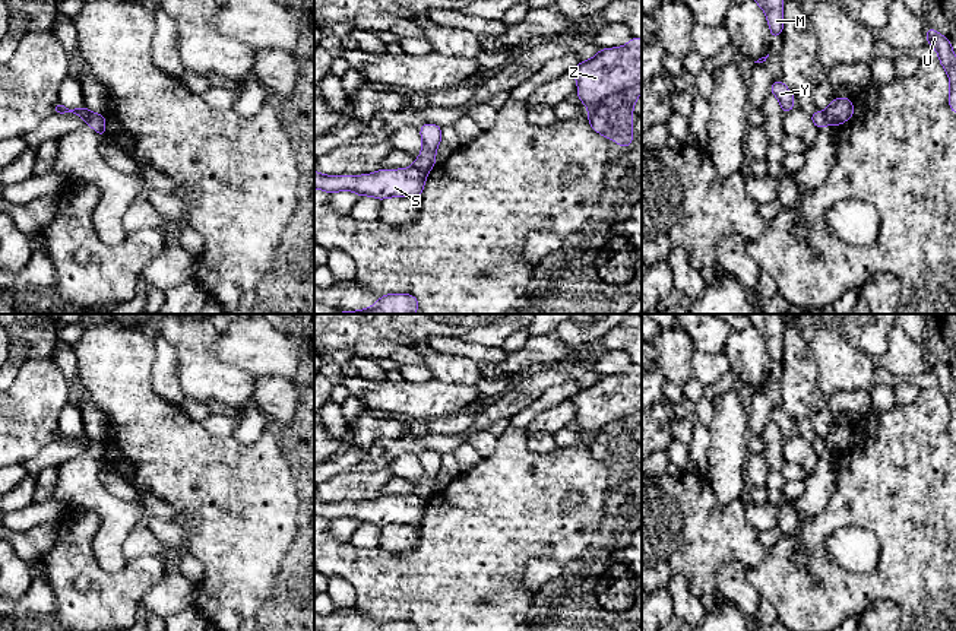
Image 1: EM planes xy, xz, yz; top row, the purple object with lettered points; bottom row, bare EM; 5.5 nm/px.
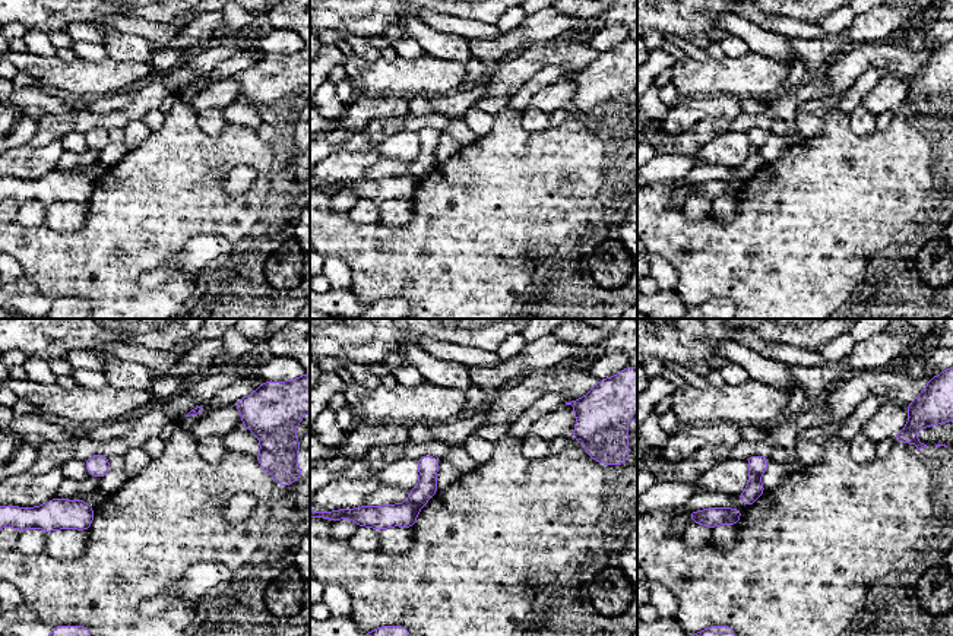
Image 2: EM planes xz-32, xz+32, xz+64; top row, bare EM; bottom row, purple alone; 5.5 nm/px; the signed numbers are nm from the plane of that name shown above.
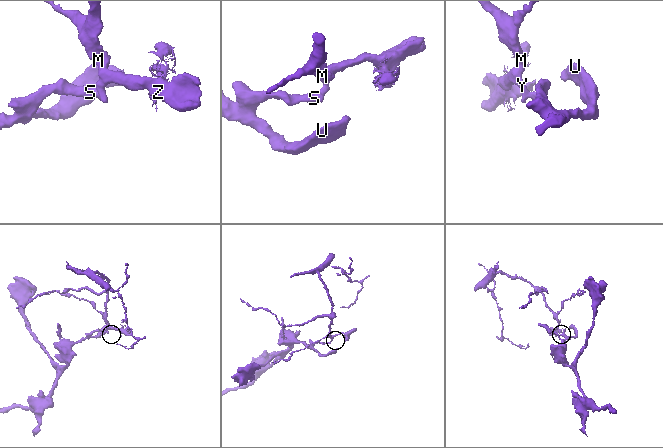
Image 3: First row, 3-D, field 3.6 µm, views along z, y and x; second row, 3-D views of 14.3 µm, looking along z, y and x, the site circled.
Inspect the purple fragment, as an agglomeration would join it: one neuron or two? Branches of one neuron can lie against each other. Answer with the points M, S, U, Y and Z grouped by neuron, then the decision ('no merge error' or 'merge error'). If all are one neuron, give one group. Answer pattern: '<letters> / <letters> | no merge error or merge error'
M Y Z / S U | merge error

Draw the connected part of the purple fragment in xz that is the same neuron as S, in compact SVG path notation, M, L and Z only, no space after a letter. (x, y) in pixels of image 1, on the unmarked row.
M417 494L403 497L379 497L367 502L322 502L314 497L314 516L326 520L351 517L358 523L420 526L427 500Z

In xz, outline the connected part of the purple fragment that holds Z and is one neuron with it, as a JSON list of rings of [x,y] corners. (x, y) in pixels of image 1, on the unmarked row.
[[[642,367],[604,375],[570,400],[577,408],[577,427],[588,434],[591,454],[627,475],[633,469],[633,432],[642,419]]]

